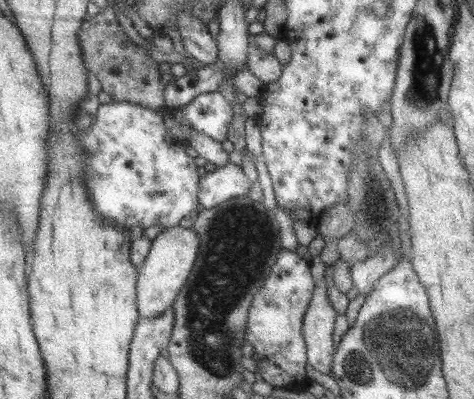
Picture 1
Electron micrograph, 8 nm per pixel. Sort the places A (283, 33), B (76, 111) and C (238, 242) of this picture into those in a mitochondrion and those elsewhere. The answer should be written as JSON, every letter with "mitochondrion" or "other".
{"A":"other","B":"other","C":"mitochondrion"}

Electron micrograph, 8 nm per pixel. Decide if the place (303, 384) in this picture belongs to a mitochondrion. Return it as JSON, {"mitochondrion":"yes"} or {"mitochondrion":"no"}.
{"mitochondrion":"no"}

